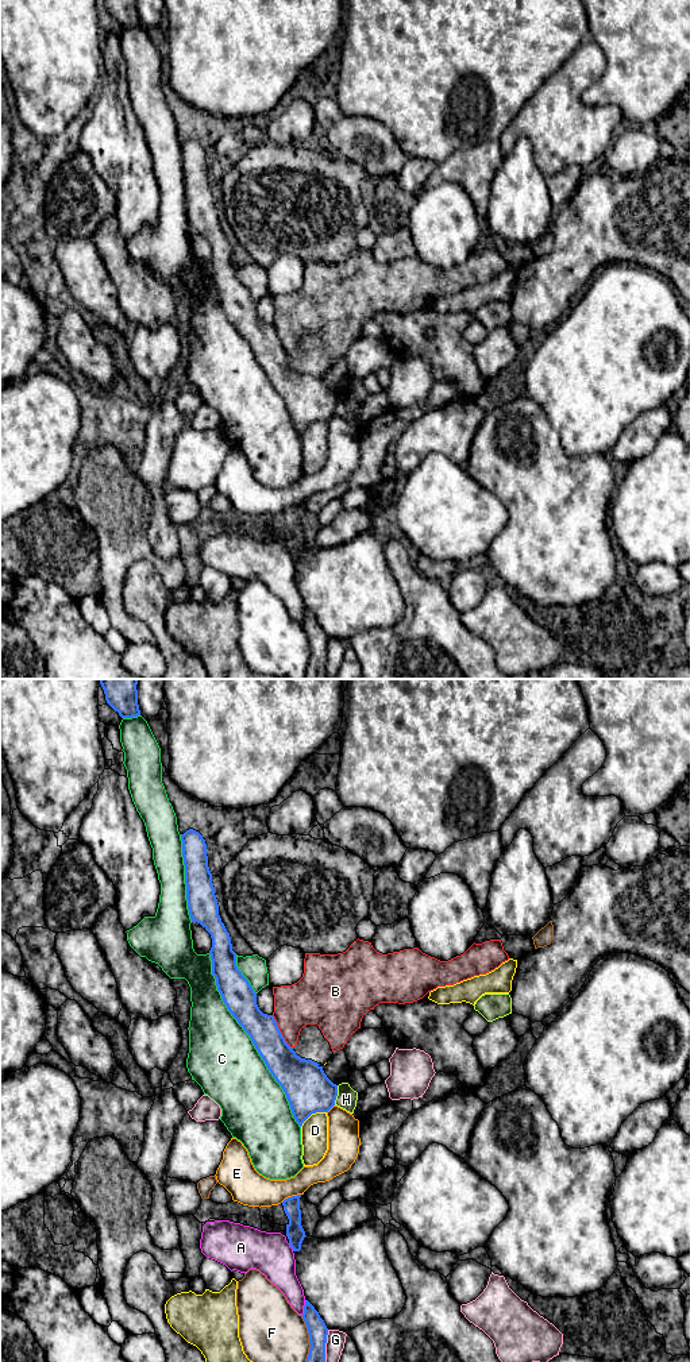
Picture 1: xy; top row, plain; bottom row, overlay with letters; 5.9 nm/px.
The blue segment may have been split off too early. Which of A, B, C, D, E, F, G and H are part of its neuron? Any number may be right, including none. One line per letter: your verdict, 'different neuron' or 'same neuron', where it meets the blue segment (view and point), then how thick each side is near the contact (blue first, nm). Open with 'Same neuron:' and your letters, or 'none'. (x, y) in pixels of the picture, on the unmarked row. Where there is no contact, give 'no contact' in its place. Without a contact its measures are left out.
Same neuron: none
A: different neuron; contact xy (304, 617); calibres 120 and 160 nm
B: different neuron; contact xy (280, 340); calibres 200 and 280 nm
C: different neuron; contact xy (251, 348); calibres 190 and 400 nm
D: different neuron; contact xy (312, 421); calibres 280 and 160 nm
E: different neuron; contact xy (292, 505); calibres 110 and 200 nm
F: different neuron; contact xy (309, 651); calibres 130 and 380 nm
G: different neuron; contact xy (324, 659); calibres 130 and 110 nm
H: different neuron; contact xy (336, 404); calibres 280 and 120 nm

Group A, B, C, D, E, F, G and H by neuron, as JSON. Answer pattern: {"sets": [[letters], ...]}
{"sets": [["A"], ["B"], ["C"], ["D"], ["E"], ["F"], ["G"], ["H"]]}

